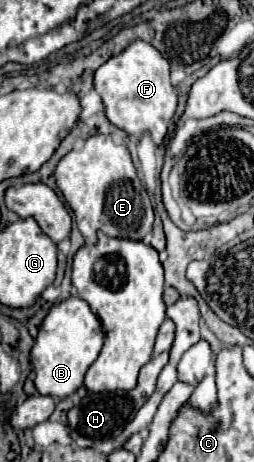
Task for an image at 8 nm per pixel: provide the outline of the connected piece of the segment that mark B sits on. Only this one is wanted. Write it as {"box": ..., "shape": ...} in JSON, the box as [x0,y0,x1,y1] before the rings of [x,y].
{"box":[31,298,103,398],"shape":[[[69,298],[55,304],[41,324],[31,350],[31,364],[35,370],[35,386],[43,396],[67,398],[83,384],[85,372],[97,360],[103,346],[103,330],[99,318],[91,312],[89,304],[79,298]]]}

